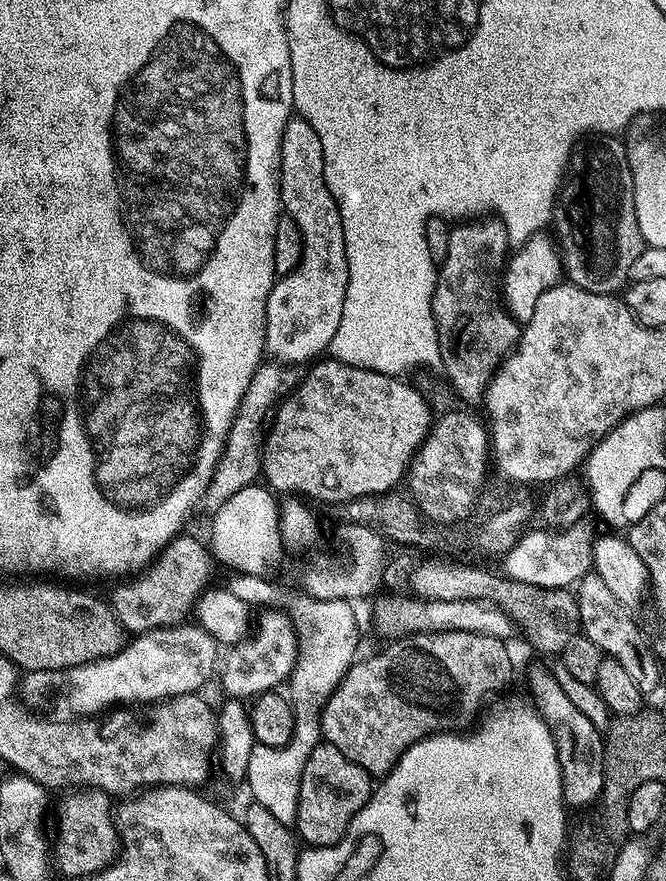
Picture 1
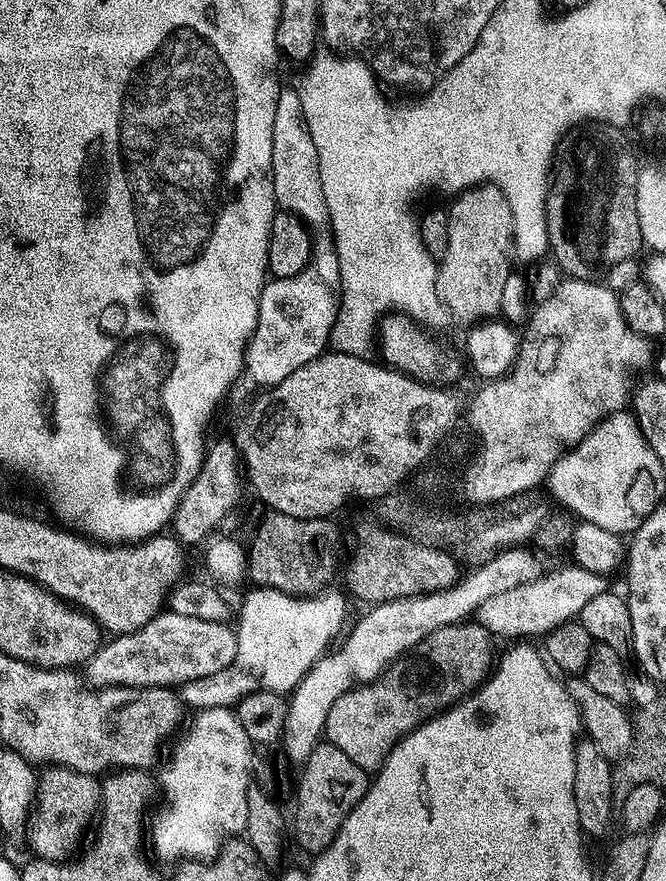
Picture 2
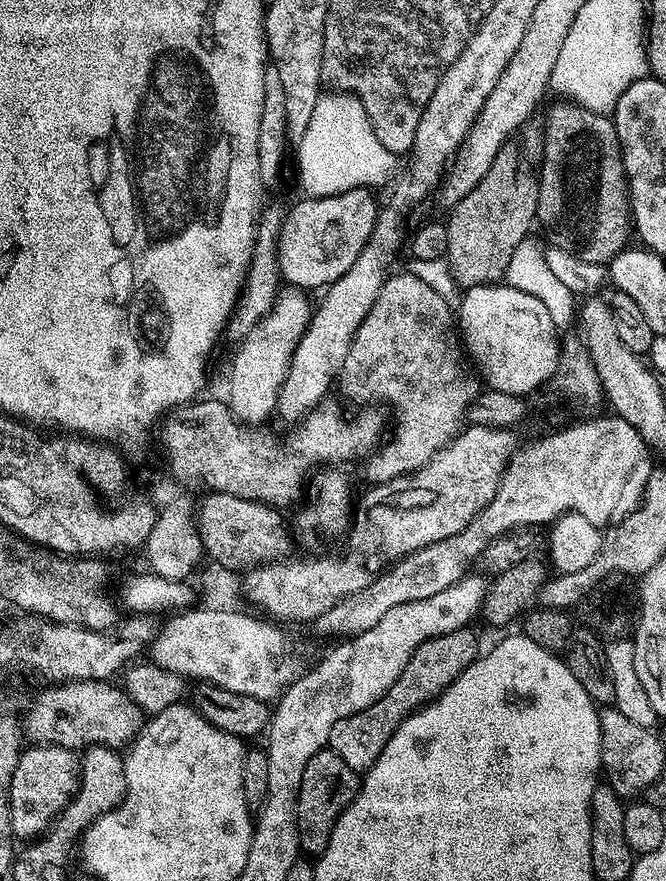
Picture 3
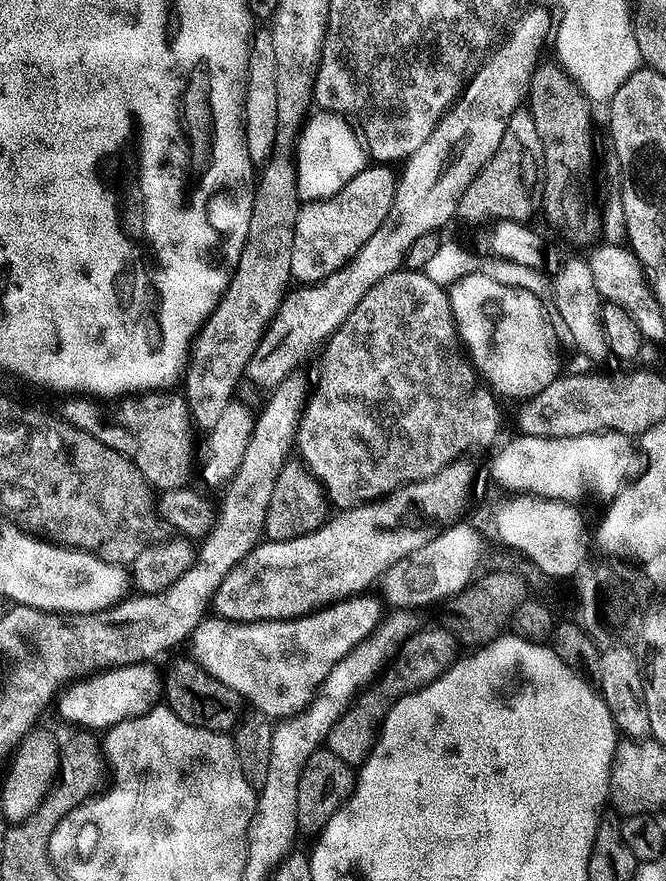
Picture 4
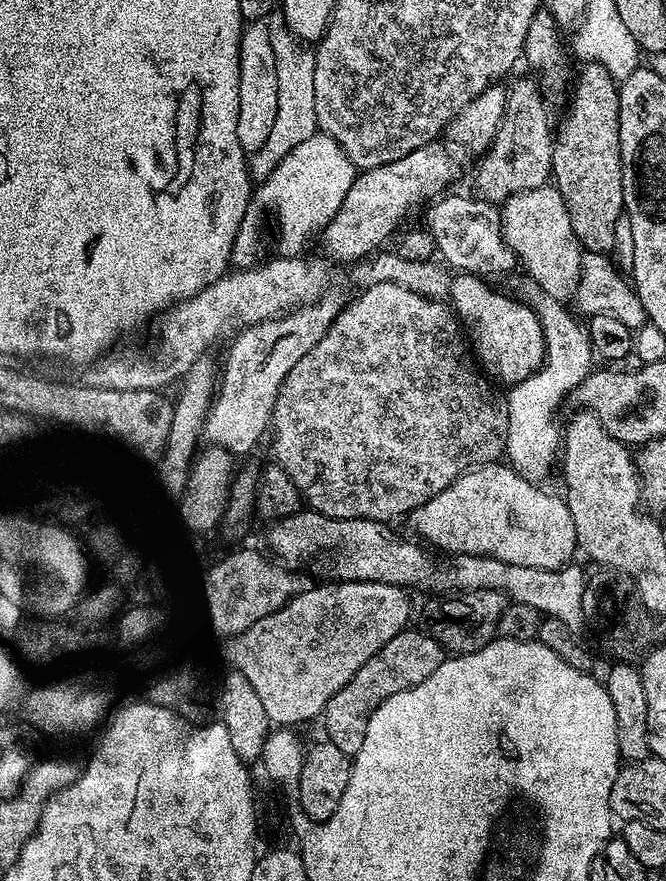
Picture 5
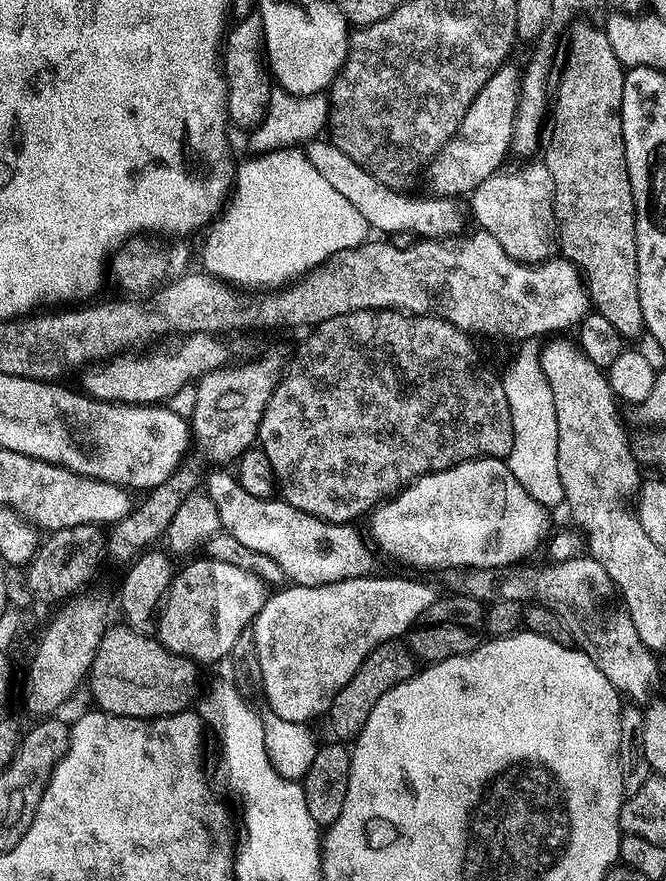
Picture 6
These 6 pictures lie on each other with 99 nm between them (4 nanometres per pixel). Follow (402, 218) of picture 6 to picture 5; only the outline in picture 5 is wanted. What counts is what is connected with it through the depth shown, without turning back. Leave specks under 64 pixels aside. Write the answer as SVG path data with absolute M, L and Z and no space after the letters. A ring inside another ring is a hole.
M448 194L439 197L427 214L425 227L435 240L437 253L445 263L461 273L479 276L502 274L515 269L515 256L507 248L500 228L500 208L483 198Z

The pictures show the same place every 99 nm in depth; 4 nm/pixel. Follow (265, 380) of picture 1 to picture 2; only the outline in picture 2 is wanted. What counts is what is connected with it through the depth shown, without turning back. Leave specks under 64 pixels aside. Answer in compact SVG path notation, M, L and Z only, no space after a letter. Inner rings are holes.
M231 441L209 443L200 473L182 494L170 521L171 531L181 545L200 543L203 545L217 531L215 528L231 514L232 507L240 500L240 480L242 484L242 461L235 443Z

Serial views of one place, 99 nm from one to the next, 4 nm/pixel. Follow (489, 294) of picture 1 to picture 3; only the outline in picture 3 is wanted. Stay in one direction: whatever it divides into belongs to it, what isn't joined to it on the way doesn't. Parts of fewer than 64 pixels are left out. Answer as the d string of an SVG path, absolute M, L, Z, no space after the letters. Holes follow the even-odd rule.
M506 146L494 158L486 178L447 213L448 255L446 263L452 279L461 289L495 285L503 281L515 247L529 235L536 220L538 180L524 165L520 152Z

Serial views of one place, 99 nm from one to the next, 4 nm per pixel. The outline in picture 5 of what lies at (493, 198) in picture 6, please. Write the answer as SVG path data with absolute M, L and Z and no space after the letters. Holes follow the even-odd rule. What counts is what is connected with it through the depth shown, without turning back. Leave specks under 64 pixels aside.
M555 186L526 190L503 201L500 228L507 248L515 256L519 267L528 271L527 279L561 302L575 293L576 284L580 281L582 249L579 238L574 234L574 226L570 226L566 202Z

